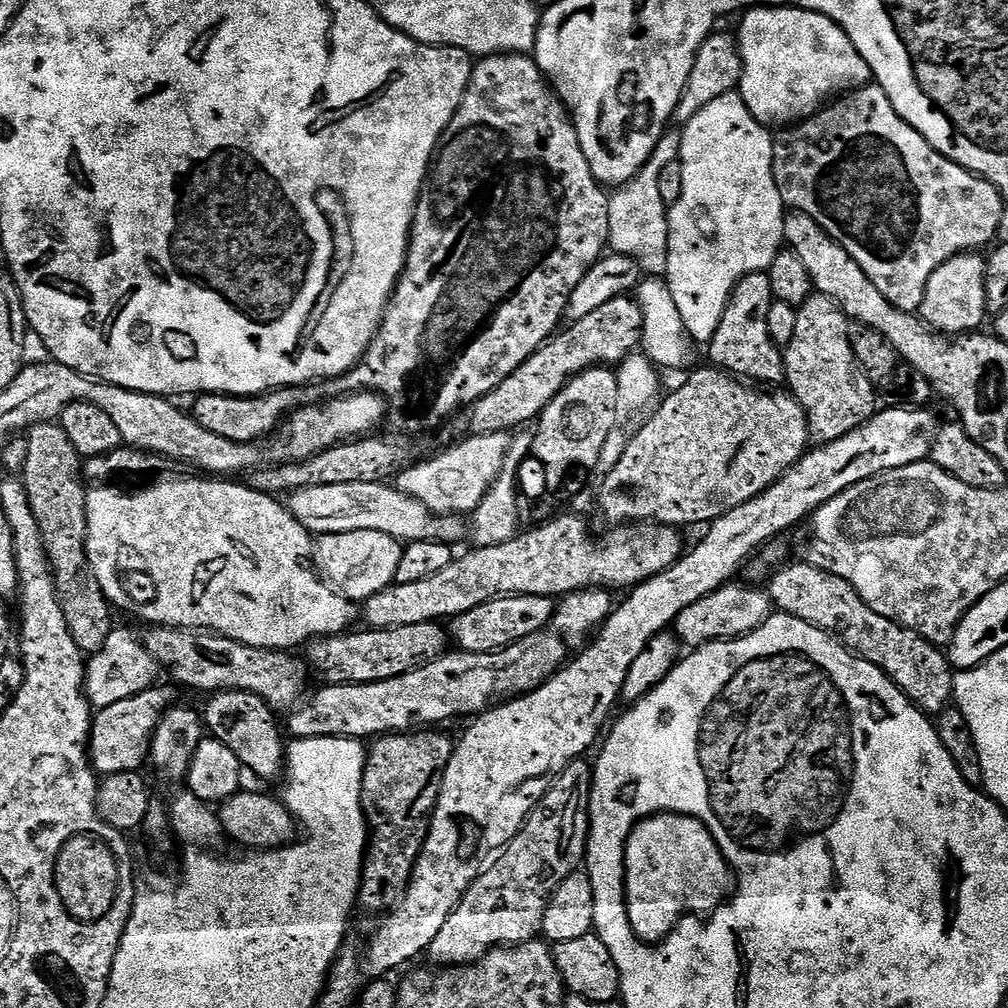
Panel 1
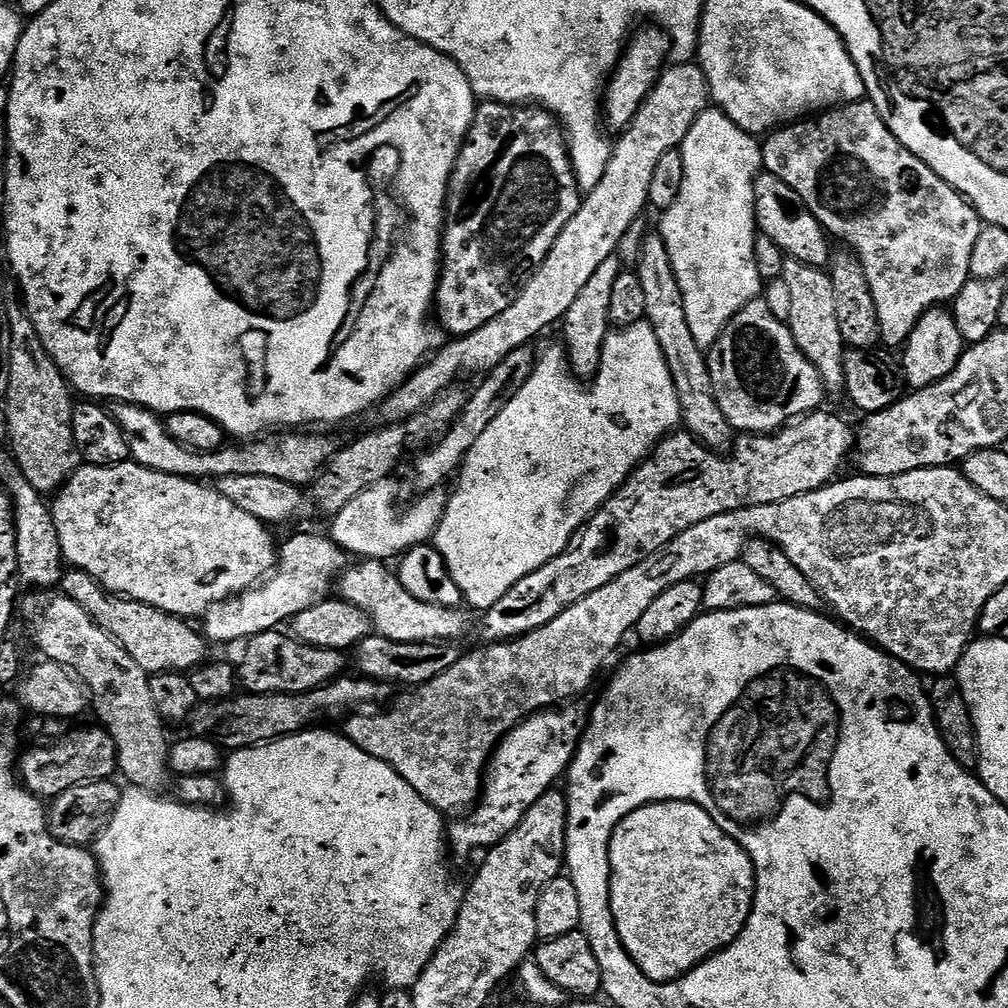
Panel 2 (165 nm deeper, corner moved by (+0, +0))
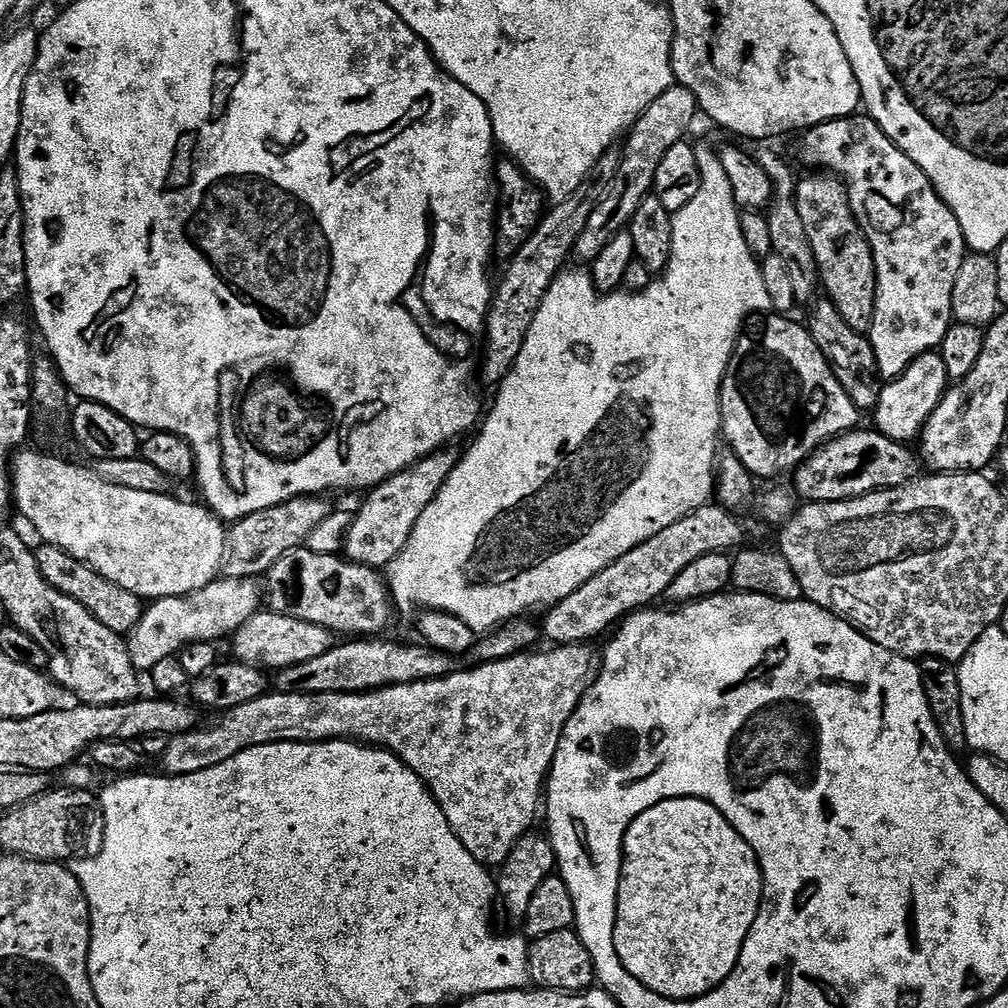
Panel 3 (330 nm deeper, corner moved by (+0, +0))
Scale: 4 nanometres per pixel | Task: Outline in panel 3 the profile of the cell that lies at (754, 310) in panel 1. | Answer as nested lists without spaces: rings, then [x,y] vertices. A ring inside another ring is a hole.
[[[768,314],[763,317],[764,325],[757,332],[745,331],[740,339],[736,342],[736,348],[732,352],[732,357],[728,363],[728,369],[724,375],[724,381],[720,384],[720,418],[722,421],[722,436],[729,444],[731,455],[737,456],[742,462],[742,466],[746,466],[746,470],[750,470],[752,475],[757,478],[763,476],[780,476],[783,472],[791,473],[800,467],[813,452],[817,452],[823,444],[827,444],[829,440],[833,440],[835,436],[840,436],[844,432],[851,432],[857,427],[856,424],[862,416],[861,409],[854,406],[854,402],[850,402],[850,394],[846,394],[846,390],[842,390],[842,382],[838,382],[838,378],[832,373],[831,366],[826,362],[826,358],[822,354],[822,350],[818,350],[818,346],[814,342],[814,338],[808,333],[807,327],[803,323],[799,324],[796,320],[788,320],[784,314]]]

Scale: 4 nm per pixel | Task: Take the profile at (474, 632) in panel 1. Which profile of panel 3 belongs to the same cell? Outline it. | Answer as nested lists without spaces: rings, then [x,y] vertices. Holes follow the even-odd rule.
[[[301,546],[282,554],[274,566],[262,577],[262,600],[267,611],[286,614],[302,622],[314,622],[314,626],[327,628],[333,634],[349,632],[352,638],[372,638],[380,634],[394,613],[387,583],[374,568],[353,564],[338,554],[318,554],[307,546]]]

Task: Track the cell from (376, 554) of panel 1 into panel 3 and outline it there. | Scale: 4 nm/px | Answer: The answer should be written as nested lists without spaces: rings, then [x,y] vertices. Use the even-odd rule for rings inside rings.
[[[255,579],[211,580],[202,590],[185,596],[151,601],[132,631],[127,633],[128,654],[137,673],[148,674],[158,662],[181,653],[189,644],[211,644],[223,636],[231,638],[261,608],[262,588]]]

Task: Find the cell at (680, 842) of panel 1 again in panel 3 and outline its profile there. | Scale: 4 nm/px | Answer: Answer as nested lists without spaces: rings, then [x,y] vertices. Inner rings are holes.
[[[674,798],[673,800],[663,800],[650,810],[638,814],[634,822],[626,830],[624,835],[624,850],[620,861],[620,885],[616,895],[616,925],[614,926],[614,950],[622,962],[622,966],[642,986],[646,986],[654,994],[665,996],[667,1000],[693,1000],[699,996],[705,996],[710,990],[714,990],[736,969],[738,958],[742,954],[742,946],[750,934],[750,926],[754,926],[754,918],[758,918],[760,904],[764,900],[764,879],[758,858],[754,850],[730,826],[730,822],[723,816],[717,808],[710,802],[699,800],[698,798]]]

